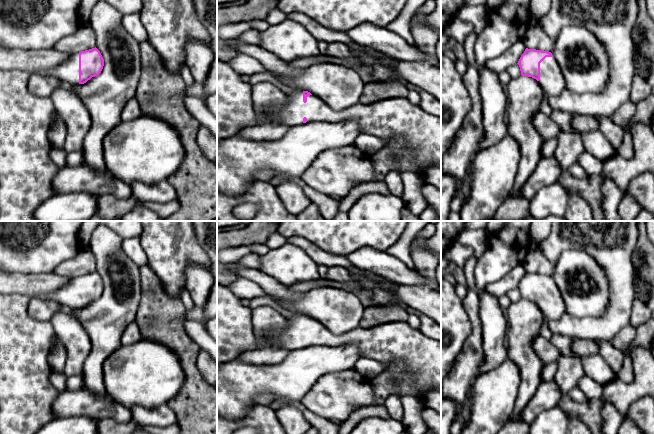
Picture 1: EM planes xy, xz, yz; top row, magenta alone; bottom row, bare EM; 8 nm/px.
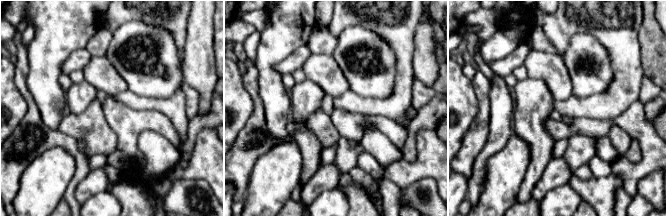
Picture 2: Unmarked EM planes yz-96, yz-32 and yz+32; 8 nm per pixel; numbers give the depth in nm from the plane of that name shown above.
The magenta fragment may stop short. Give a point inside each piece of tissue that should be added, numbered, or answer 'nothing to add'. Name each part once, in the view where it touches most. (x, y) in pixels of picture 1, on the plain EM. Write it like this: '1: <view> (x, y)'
1: xy (68, 295)

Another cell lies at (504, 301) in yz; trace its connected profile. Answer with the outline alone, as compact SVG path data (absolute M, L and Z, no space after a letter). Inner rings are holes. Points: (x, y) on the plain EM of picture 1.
M507 294L498 297L498 301L499 301L500 307L503 311L503 314L504 314L505 318L507 319L508 318L508 308L512 304L512 302L509 299Z

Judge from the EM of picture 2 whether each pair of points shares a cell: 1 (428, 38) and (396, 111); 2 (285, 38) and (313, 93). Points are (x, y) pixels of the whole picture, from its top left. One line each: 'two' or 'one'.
1: two
2: two

